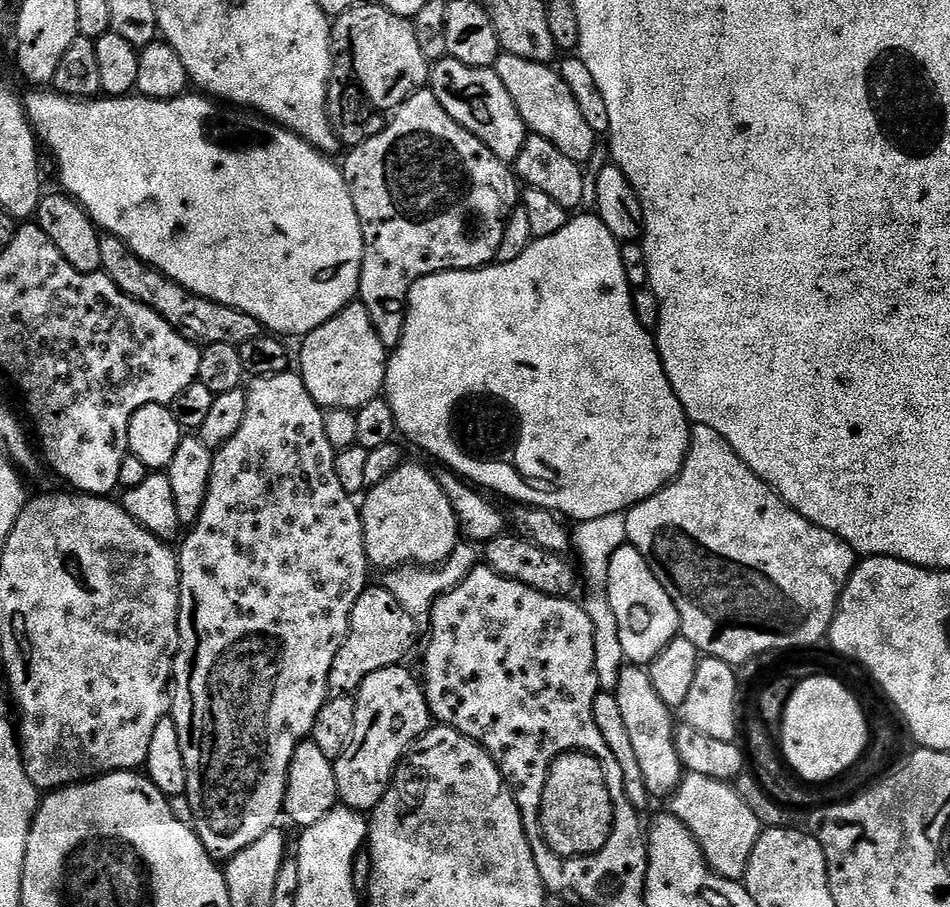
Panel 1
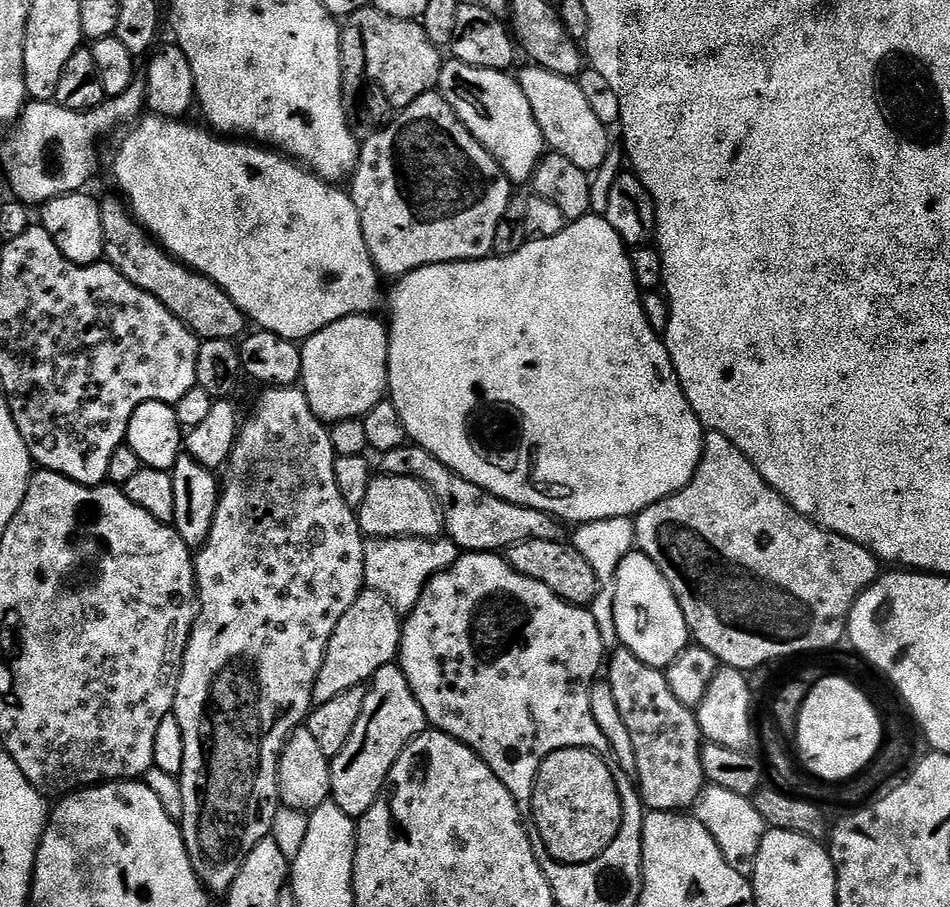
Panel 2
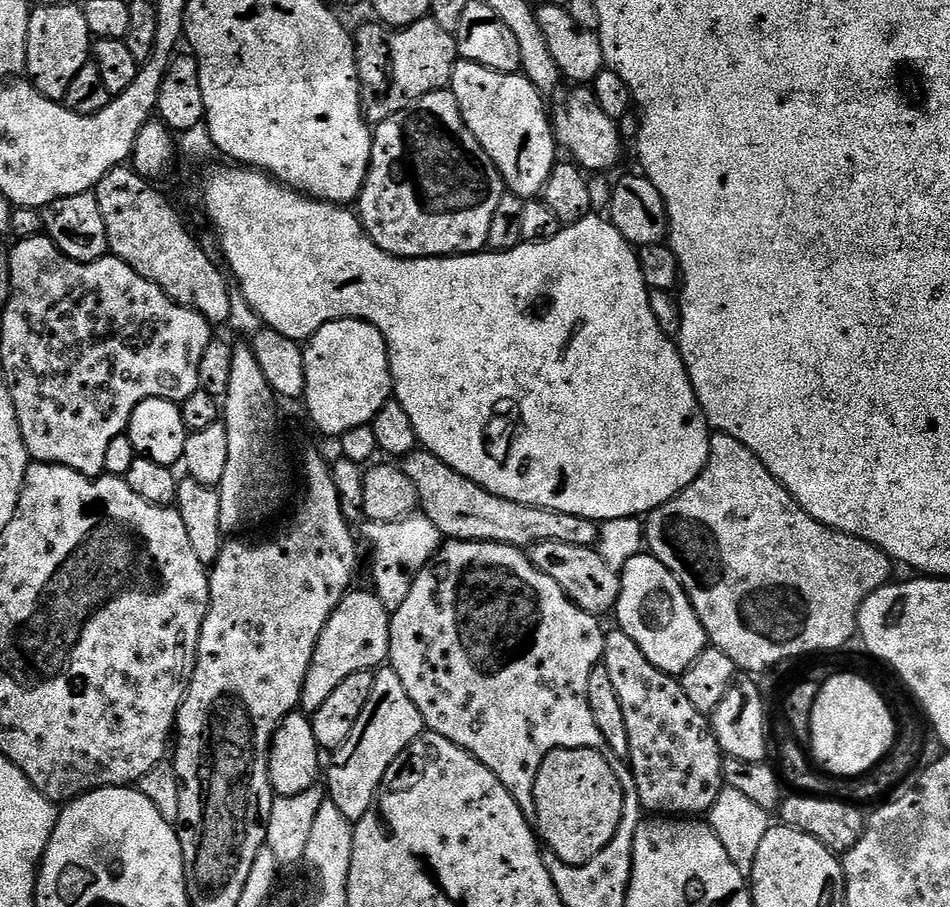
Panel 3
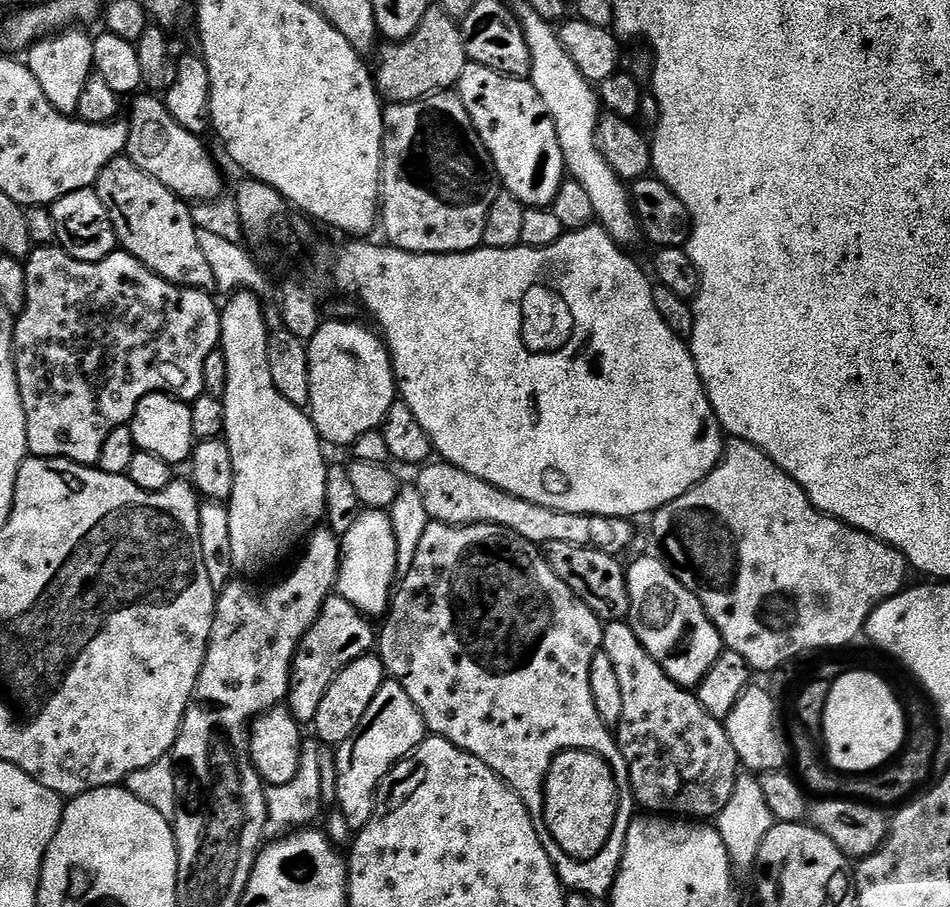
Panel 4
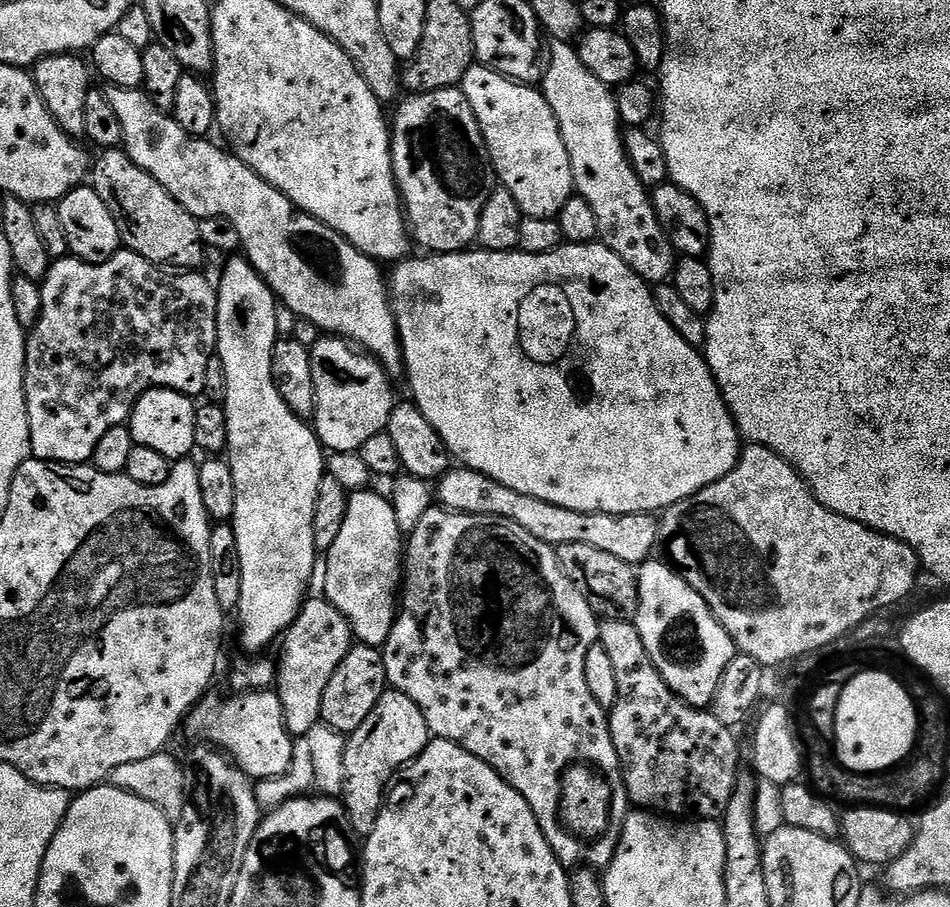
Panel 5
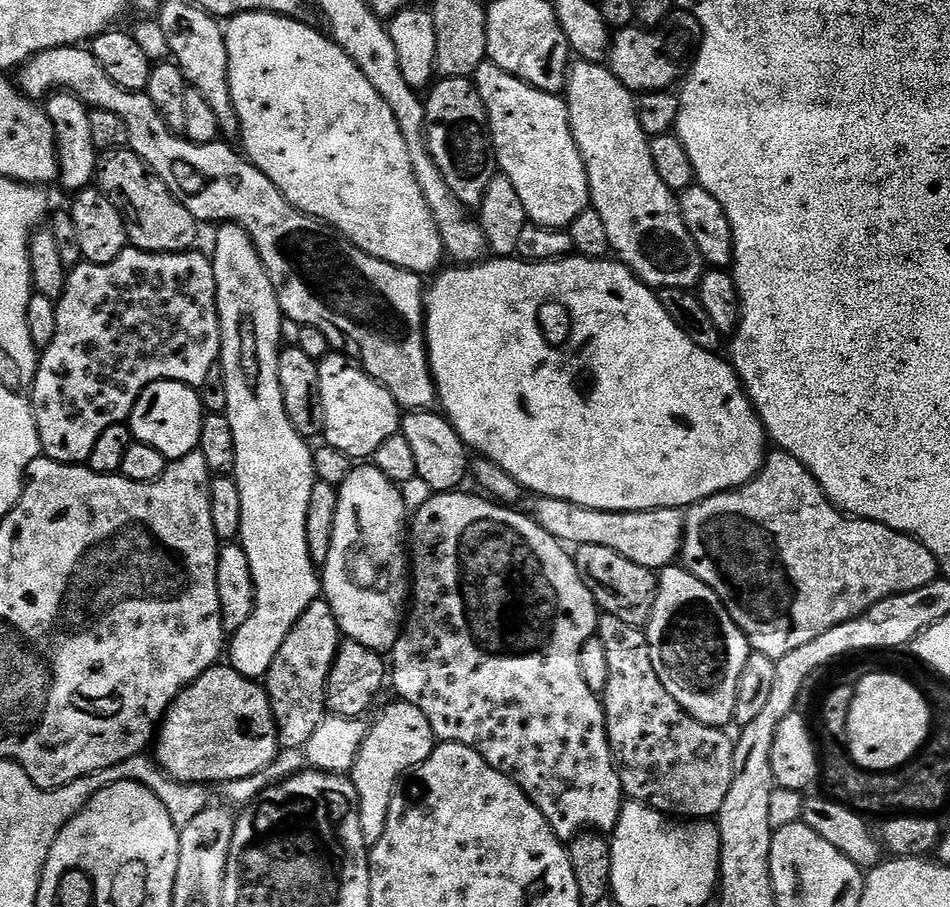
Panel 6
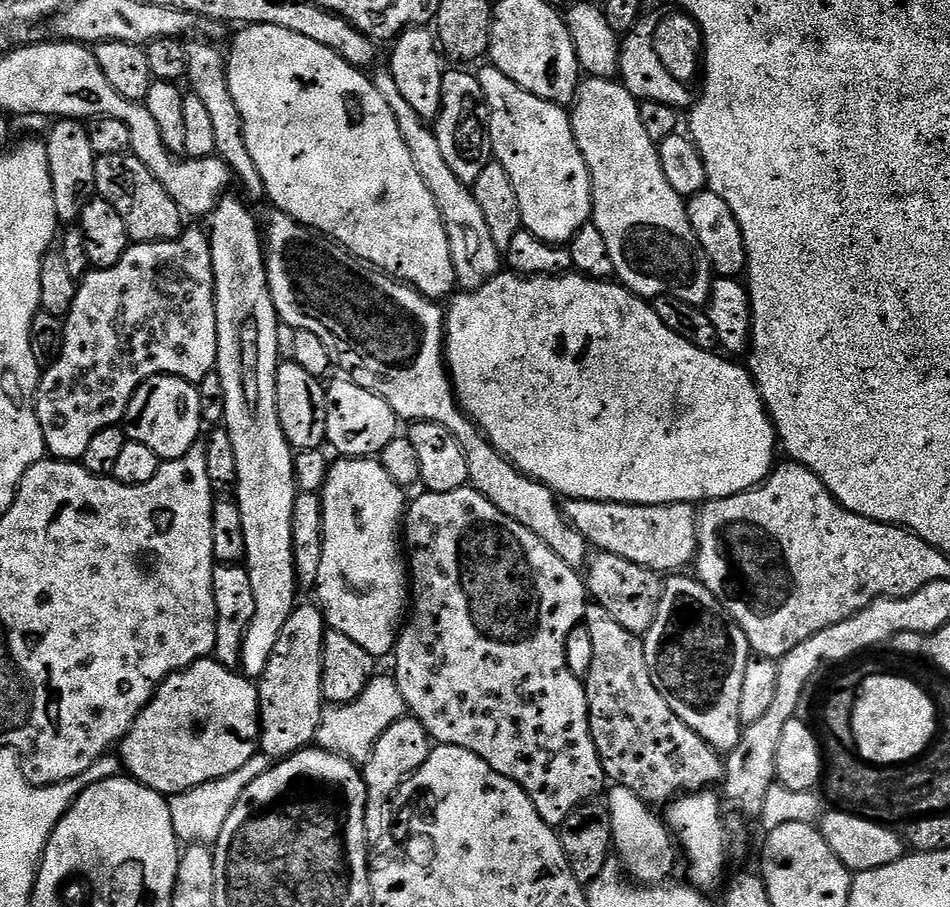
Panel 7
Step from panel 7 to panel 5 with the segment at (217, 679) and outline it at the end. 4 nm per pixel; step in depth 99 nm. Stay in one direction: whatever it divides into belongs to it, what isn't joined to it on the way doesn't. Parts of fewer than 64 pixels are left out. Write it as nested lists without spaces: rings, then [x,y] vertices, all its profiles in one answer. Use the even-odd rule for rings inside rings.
[[[244,690],[239,694],[232,694],[236,696],[212,696],[213,694],[208,694],[201,699],[200,703],[188,713],[186,717],[186,729],[190,735],[196,739],[196,742],[207,742],[209,745],[217,746],[222,752],[226,753],[231,759],[242,769],[249,778],[253,781],[259,782],[266,779],[274,779],[276,776],[282,776],[285,774],[287,768],[291,764],[291,750],[293,737],[288,733],[288,727],[284,721],[284,715],[282,714],[282,702],[276,696],[275,691],[272,690]]]

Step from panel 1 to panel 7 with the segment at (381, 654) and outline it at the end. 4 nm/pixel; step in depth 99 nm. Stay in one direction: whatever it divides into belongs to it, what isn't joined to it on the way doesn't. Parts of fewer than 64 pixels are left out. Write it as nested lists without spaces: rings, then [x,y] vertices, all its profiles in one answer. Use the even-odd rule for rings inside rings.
[[[315,603],[303,604],[293,608],[286,626],[282,626],[282,634],[278,634],[278,642],[274,642],[274,654],[270,654],[266,670],[258,680],[258,748],[273,761],[284,760],[296,752],[301,752],[315,741],[316,731],[326,707],[322,690],[326,617]]]

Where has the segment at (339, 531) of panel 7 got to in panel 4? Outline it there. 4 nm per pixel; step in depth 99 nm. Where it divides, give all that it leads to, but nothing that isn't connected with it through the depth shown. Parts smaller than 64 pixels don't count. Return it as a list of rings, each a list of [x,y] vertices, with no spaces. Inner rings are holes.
[[[384,510],[361,511],[354,526],[346,530],[340,542],[340,569],[336,575],[335,591],[363,616],[383,617],[390,607],[390,597],[398,580],[396,562],[397,546],[391,515]]]

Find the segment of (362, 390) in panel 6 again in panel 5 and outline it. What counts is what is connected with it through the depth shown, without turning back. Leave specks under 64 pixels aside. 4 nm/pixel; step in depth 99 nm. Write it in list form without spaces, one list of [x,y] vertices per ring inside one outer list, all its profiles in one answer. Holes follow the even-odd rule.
[[[320,338],[311,345],[316,414],[314,431],[329,453],[359,452],[374,434],[385,431],[394,407],[390,377],[367,352],[343,338]]]

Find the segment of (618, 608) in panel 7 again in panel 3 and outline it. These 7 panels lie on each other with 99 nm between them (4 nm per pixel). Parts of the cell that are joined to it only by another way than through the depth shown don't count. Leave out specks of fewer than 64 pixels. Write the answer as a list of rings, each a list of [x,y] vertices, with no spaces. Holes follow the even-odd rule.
[[[538,542],[527,549],[526,555],[531,564],[546,574],[546,578],[554,578],[554,582],[558,582],[558,586],[562,586],[564,593],[582,610],[604,618],[607,612],[609,615],[615,609],[620,597],[620,572],[612,568],[595,547],[570,546],[566,542]]]

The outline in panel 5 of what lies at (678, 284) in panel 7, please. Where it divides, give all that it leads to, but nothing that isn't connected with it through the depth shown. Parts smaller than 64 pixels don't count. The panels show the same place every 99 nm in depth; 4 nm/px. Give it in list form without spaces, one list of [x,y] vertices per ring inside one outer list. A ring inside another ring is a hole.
[[[552,40],[549,45],[546,48],[542,91],[550,110],[554,110],[554,118],[558,118],[562,142],[566,142],[566,154],[570,154],[575,191],[586,198],[586,202],[590,202],[594,209],[594,218],[598,218],[599,239],[607,248],[614,250],[614,254],[618,254],[618,258],[622,258],[622,262],[626,262],[626,266],[647,280],[649,285],[667,281],[676,267],[678,256],[654,214],[649,189],[639,180],[627,158],[622,135],[621,105],[615,95],[612,97],[613,89],[594,78],[590,70],[586,70],[579,51],[569,41]]]

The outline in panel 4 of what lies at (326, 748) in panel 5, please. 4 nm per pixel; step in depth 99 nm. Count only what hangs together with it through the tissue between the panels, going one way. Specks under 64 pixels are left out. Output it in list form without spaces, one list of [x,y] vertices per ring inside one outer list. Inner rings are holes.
[[[314,736],[305,737],[301,741],[300,768],[288,783],[275,784],[265,789],[267,798],[267,820],[264,834],[267,839],[279,839],[291,831],[300,830],[308,825],[318,814],[322,799],[329,806],[336,802],[336,758],[331,751],[324,750]]]

